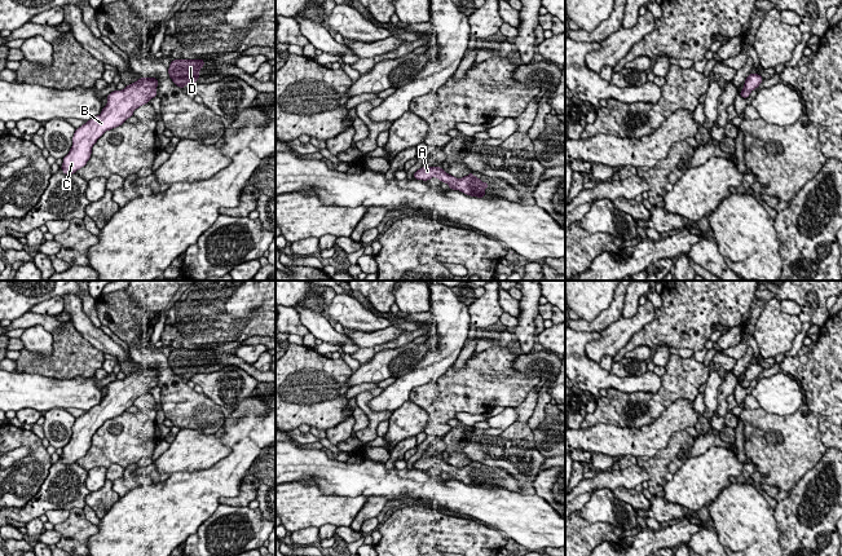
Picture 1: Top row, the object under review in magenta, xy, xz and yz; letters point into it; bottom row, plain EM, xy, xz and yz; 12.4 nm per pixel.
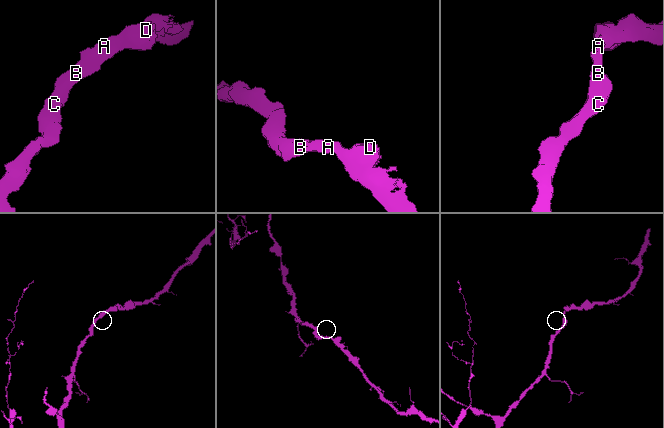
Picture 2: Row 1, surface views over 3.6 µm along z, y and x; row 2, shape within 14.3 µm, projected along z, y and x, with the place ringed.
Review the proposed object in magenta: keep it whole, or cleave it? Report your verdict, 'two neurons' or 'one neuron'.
one neuron

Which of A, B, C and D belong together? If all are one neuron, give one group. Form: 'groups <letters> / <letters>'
groups A B C D

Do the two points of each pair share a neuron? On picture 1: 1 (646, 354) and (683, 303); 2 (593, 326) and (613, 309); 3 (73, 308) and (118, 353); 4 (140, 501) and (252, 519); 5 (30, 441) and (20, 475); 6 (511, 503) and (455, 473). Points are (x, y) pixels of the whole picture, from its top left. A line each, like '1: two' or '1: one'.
1: two
2: one
3: one
4: two
5: one
6: two

